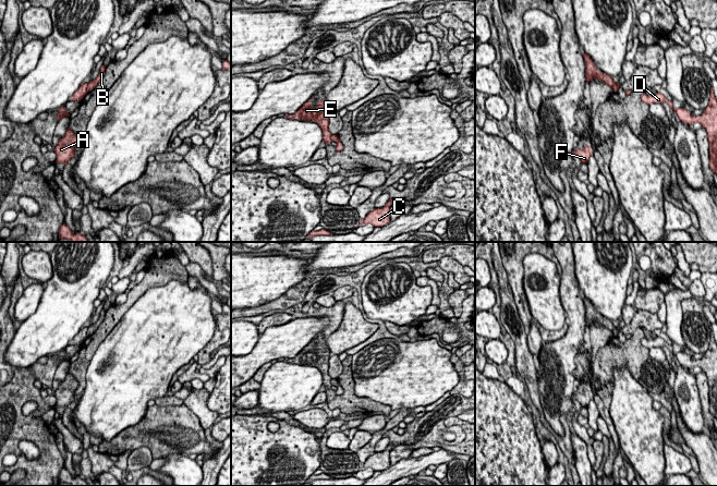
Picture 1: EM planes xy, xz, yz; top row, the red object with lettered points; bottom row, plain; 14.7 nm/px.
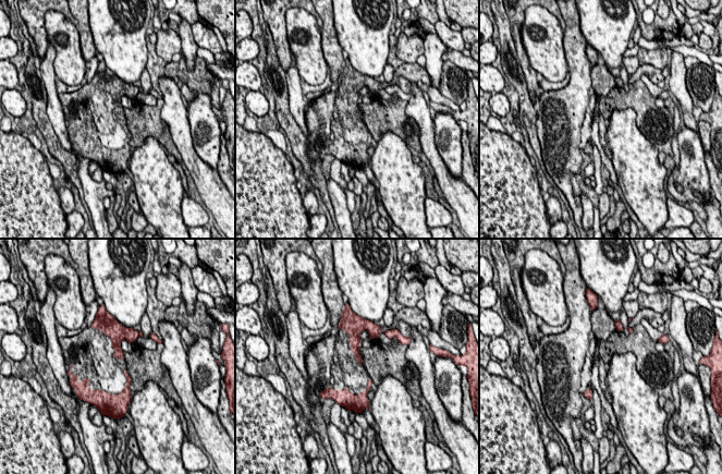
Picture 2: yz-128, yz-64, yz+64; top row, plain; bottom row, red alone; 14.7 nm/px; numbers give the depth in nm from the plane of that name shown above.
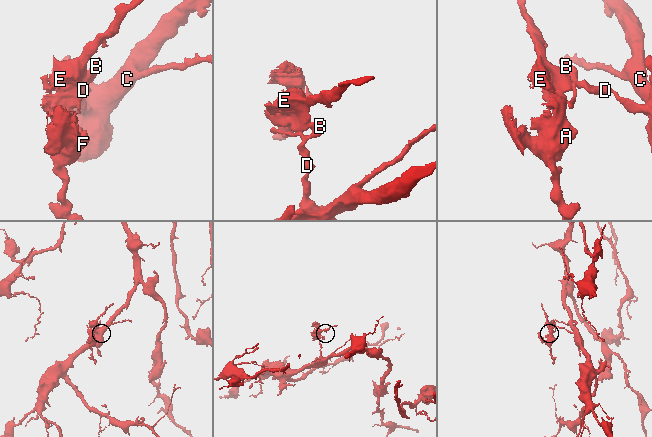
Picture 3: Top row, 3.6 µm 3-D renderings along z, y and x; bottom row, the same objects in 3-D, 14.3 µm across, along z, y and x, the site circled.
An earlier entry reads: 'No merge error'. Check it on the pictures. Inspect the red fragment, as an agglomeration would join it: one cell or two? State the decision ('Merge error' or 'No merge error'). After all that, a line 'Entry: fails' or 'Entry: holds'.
Merge error
Entry: fails

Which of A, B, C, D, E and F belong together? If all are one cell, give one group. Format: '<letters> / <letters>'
A E F / B C D

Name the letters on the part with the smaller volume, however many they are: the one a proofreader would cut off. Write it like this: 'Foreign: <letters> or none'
Foreign: A, E, F

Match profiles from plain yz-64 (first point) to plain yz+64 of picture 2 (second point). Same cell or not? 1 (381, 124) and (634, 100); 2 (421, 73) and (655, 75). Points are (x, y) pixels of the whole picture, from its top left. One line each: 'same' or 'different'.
1: same
2: same

